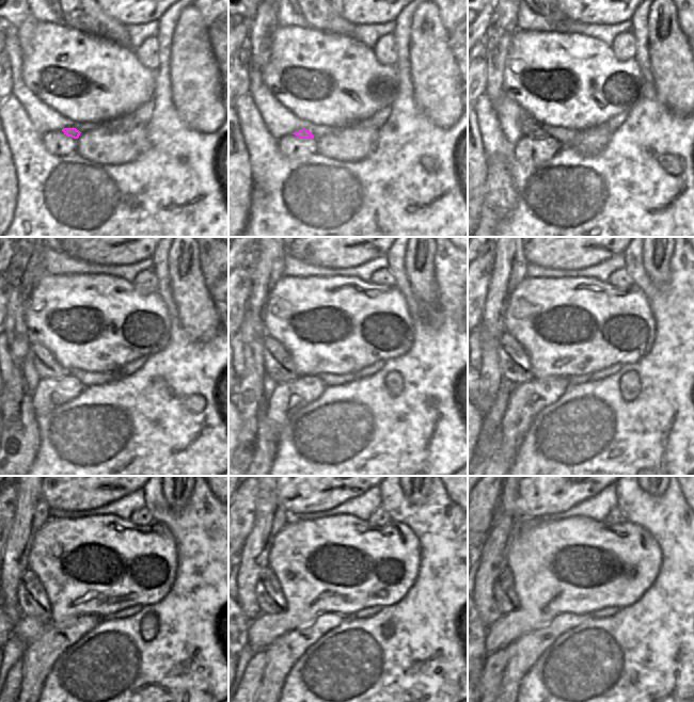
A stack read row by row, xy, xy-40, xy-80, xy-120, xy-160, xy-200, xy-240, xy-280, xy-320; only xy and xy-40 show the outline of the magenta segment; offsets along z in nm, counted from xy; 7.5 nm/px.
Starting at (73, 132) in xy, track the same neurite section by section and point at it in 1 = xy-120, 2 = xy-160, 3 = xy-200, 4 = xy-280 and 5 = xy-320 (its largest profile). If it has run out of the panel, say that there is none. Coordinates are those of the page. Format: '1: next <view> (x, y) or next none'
1: next xy-120 (46, 366)
2: next xy-160 (278, 364)
3: next xy-200 (515, 366)
4: next xy-280 (269, 595)
5: next xy-320 (506, 599)

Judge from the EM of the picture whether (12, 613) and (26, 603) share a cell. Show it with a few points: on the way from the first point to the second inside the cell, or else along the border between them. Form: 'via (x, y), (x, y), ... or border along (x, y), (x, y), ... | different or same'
border along (16, 604), (21, 613) | different

